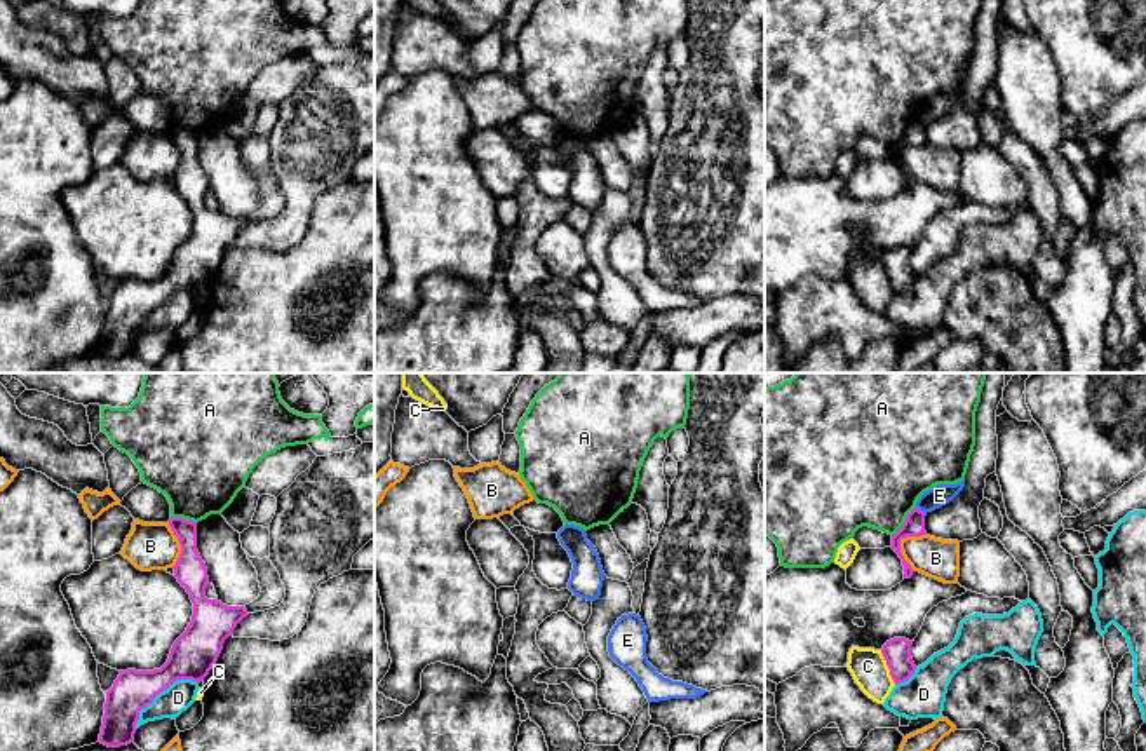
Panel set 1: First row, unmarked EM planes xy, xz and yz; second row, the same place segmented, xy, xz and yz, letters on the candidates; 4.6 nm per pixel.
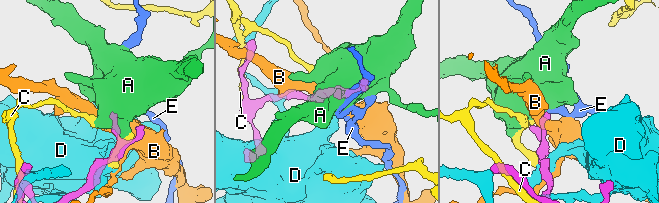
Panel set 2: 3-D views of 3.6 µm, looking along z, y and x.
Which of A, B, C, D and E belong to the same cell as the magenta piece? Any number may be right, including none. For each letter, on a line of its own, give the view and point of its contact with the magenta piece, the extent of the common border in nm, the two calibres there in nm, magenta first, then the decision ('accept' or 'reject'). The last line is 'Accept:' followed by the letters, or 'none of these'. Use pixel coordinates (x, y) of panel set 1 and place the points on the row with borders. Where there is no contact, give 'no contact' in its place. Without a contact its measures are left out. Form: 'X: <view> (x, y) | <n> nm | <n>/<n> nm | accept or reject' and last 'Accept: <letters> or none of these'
A: yz (904, 521) | 180 nm | 100/460 nm | reject
B: yz (899, 544) | 190 nm | 100/190 nm | reject
C: yz (889, 668) | 180 nm | 130/170 nm | reject
D: xy (159, 692) | 360 nm | 200/140 nm | reject
E: yz (918, 509) | 70 nm | 100/100 nm | reject
Accept: none of these

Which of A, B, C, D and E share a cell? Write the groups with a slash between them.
A / B / C / D / E

